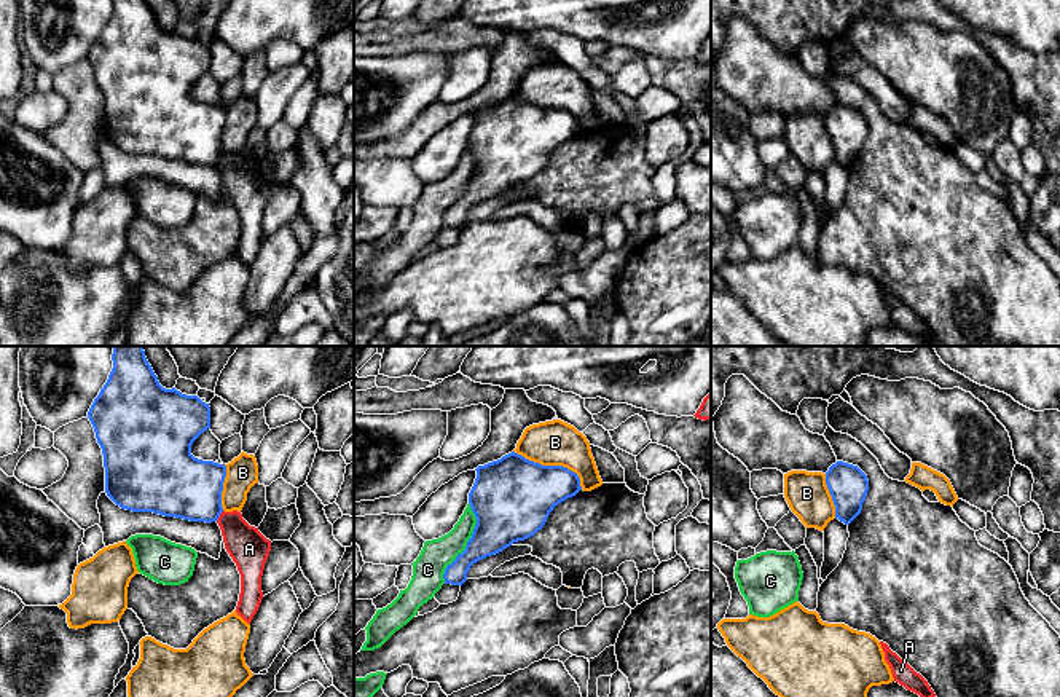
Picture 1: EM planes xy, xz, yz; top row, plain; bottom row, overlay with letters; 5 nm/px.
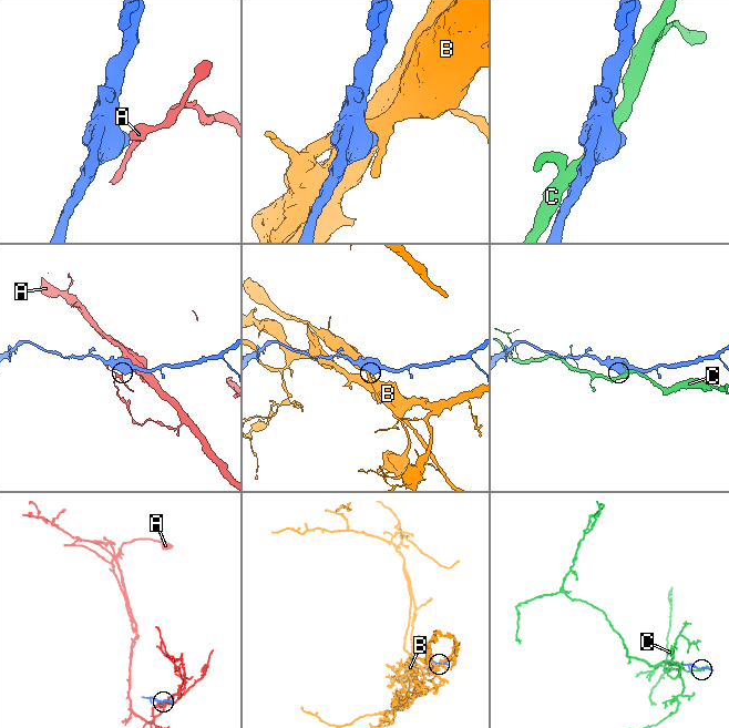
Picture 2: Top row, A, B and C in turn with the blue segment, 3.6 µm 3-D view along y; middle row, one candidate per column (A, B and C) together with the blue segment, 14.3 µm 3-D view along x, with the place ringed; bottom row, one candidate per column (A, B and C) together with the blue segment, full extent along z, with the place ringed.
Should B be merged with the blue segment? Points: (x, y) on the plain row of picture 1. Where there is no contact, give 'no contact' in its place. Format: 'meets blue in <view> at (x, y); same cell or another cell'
meets blue in xz at (552, 109); another cell

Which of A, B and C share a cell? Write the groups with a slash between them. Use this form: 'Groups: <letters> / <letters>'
Groups: A / B / C

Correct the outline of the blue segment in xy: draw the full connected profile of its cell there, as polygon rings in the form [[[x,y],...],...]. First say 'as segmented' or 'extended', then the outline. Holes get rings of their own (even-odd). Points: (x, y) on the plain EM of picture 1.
as segmented; [[[112,0],[113,11],[88,61],[102,91],[105,136],[121,152],[190,164],[217,164],[226,108],[191,97],[193,85],[210,72],[210,49],[198,38],[159,27],[147,0]]]

